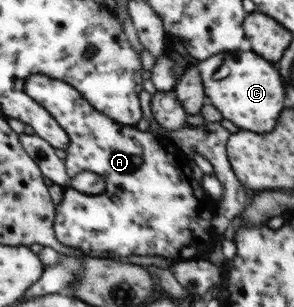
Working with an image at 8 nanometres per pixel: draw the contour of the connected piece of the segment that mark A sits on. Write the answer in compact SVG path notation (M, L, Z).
M35 74L27 80L26 90L44 109L51 113L52 117L56 119L63 126L63 129L71 137L71 145L65 150L66 158L64 159L67 174L73 178L78 173L88 170L92 173L98 173L104 177L106 181L106 187L104 192L100 194L86 194L77 191L71 186L64 187L63 200L59 203L59 215L55 220L56 238L59 243L70 248L76 248L76 250L82 250L85 254L85 258L100 258L100 259L112 259L114 256L122 256L122 258L130 255L137 256L152 256L160 257L171 263L197 261L203 260L203 256L210 254L212 248L215 247L215 242L222 236L213 227L213 220L217 217L218 203L217 199L211 199L204 187L196 180L196 165L193 165L193 160L190 156L185 155L180 148L175 147L172 141L168 139L168 136L161 136L156 129L152 129L148 132L142 132L135 125L122 125L112 120L112 118L106 116L106 114L96 110L88 100L84 99L83 94L75 88L75 86L68 85L68 82L57 80L56 78L48 77L42 74Z

